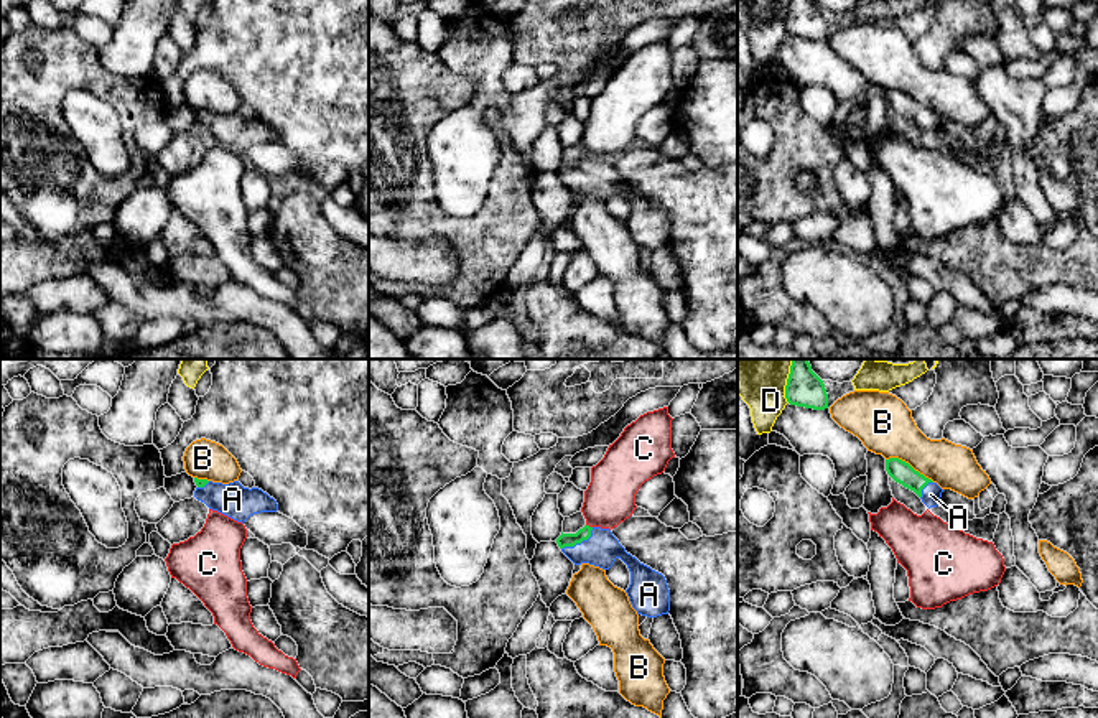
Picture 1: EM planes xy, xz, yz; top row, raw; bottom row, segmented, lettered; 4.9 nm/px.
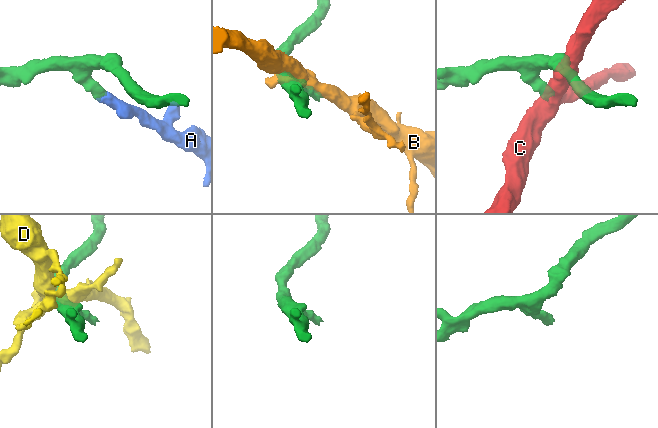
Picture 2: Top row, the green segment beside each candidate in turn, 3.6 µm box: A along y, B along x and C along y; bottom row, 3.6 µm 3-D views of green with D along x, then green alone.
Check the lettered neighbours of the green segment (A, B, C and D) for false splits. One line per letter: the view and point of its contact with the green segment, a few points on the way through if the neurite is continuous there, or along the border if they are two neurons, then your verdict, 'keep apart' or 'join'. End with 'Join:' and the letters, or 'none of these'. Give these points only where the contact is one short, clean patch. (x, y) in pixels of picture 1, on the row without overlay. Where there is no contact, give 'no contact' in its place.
A: contact xz (580, 173); way xz (563, 172), (580, 173), (601, 180); join
B: contact yz (909, 96); keep apart
C: contact xz (588, 157); border xz (586, 155), (591, 158); keep apart
D: contact yz (786, 17); keep apart
Join: A

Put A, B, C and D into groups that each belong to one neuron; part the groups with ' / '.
A / B / C / D

